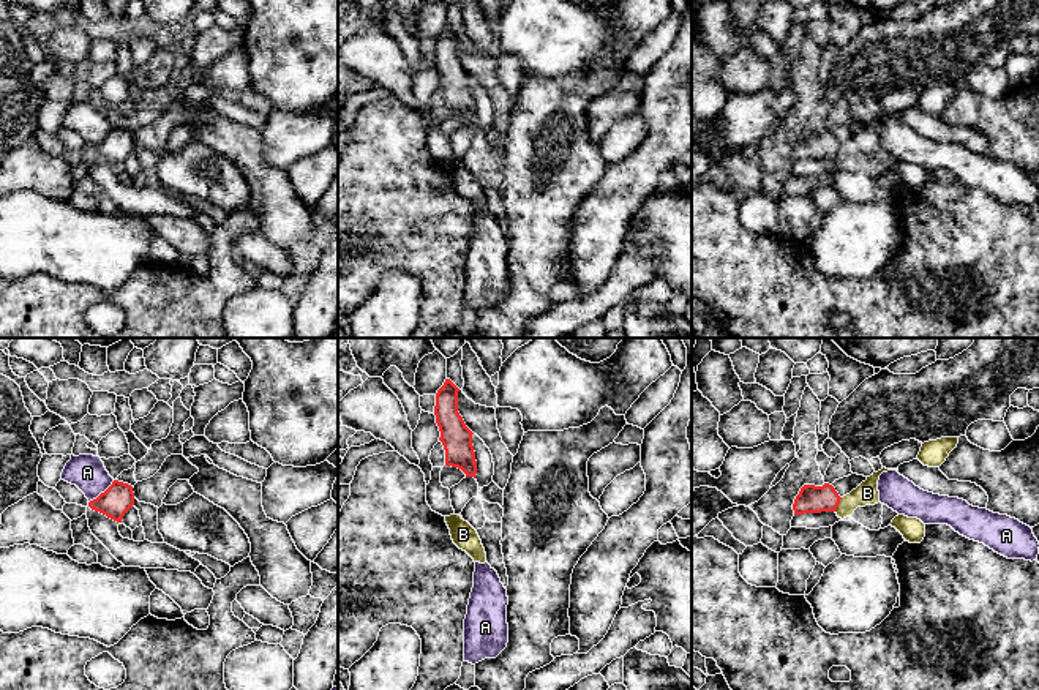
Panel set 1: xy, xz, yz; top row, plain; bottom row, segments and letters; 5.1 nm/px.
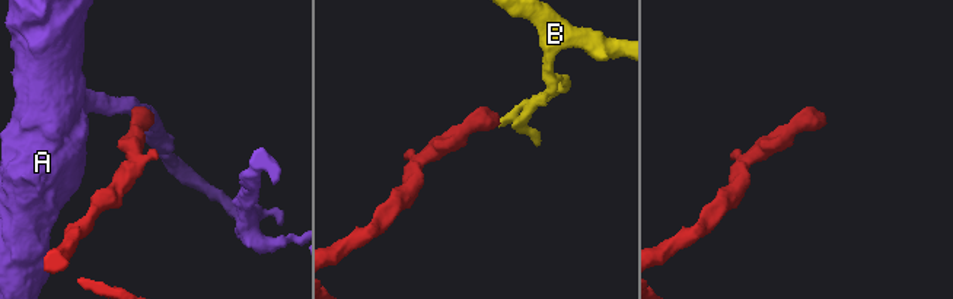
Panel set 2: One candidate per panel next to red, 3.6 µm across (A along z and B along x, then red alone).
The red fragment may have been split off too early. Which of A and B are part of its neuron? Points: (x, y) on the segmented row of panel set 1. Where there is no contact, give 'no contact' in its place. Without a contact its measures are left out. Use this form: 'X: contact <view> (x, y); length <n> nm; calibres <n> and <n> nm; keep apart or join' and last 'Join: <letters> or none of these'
A: contact xy (101, 493); length 180 nm; calibres 160 and 180 nm; keep apart
B: contact yz (839, 502); length 80 nm; calibres 140 and 120 nm; keep apart
Join: none of these

